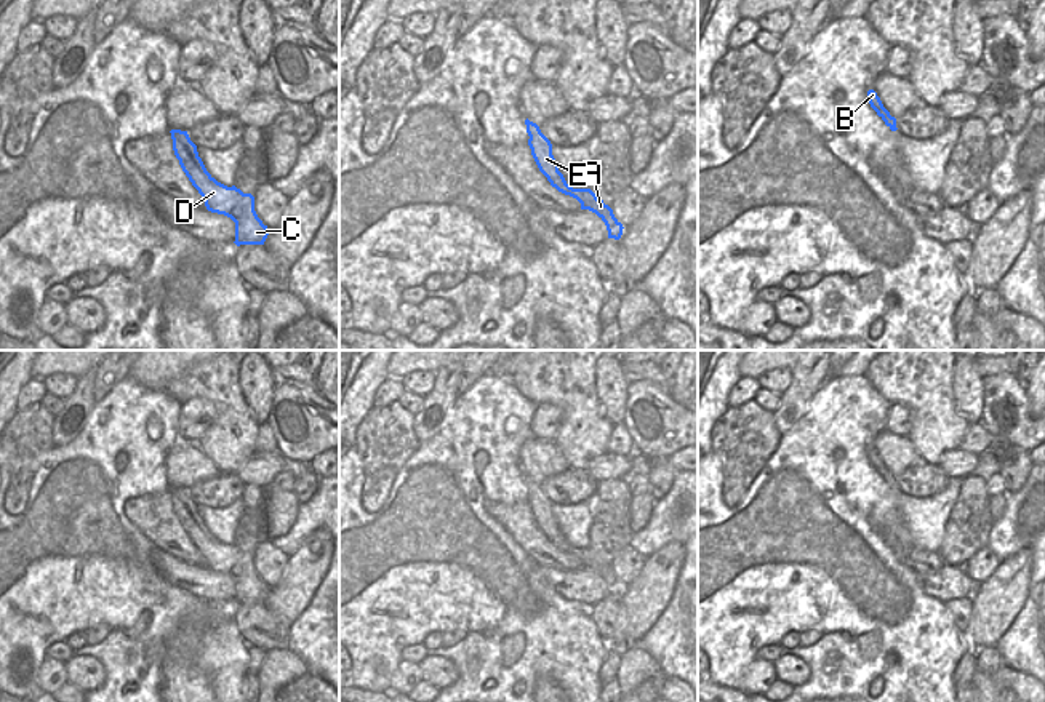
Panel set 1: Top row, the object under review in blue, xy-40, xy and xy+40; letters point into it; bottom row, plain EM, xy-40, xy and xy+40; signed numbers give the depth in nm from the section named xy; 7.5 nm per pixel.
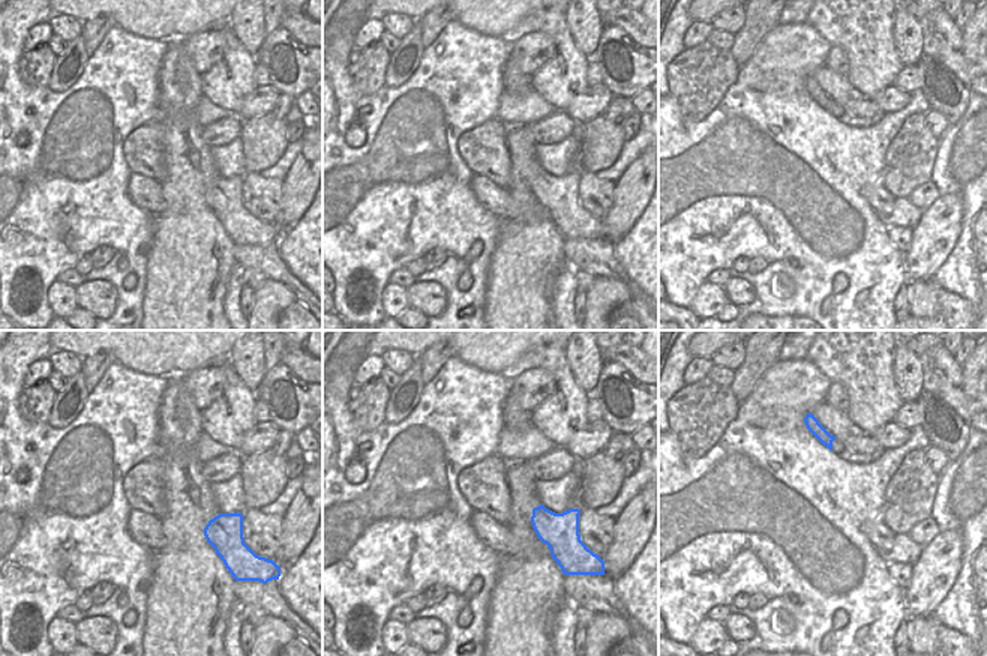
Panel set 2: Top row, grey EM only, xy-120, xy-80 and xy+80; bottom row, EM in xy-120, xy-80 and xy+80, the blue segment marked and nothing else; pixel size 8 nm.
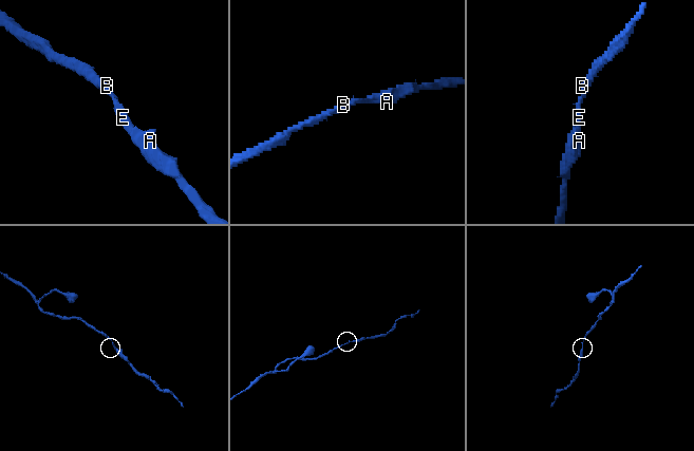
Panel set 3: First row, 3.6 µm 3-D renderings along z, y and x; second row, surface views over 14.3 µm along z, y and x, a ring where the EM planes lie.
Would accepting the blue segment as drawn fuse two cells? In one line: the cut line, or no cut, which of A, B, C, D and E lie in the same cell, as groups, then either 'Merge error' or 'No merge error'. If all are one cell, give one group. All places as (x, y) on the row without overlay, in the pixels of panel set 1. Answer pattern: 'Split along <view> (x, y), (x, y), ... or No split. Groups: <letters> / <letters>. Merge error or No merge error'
No split. Groups: A B C D E. No merge error.

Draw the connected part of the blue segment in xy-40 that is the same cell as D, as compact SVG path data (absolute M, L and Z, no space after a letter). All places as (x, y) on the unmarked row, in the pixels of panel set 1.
M171 488L173 509L192 544L205 556L211 571L224 572L235 580L235 603L264 603L269 587L254 569L254 555L235 544L218 540L198 515L197 504L187 489Z

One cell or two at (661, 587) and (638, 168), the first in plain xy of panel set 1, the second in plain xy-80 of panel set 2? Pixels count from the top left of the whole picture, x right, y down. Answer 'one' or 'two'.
one

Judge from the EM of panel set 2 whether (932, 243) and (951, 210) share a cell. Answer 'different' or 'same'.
same

